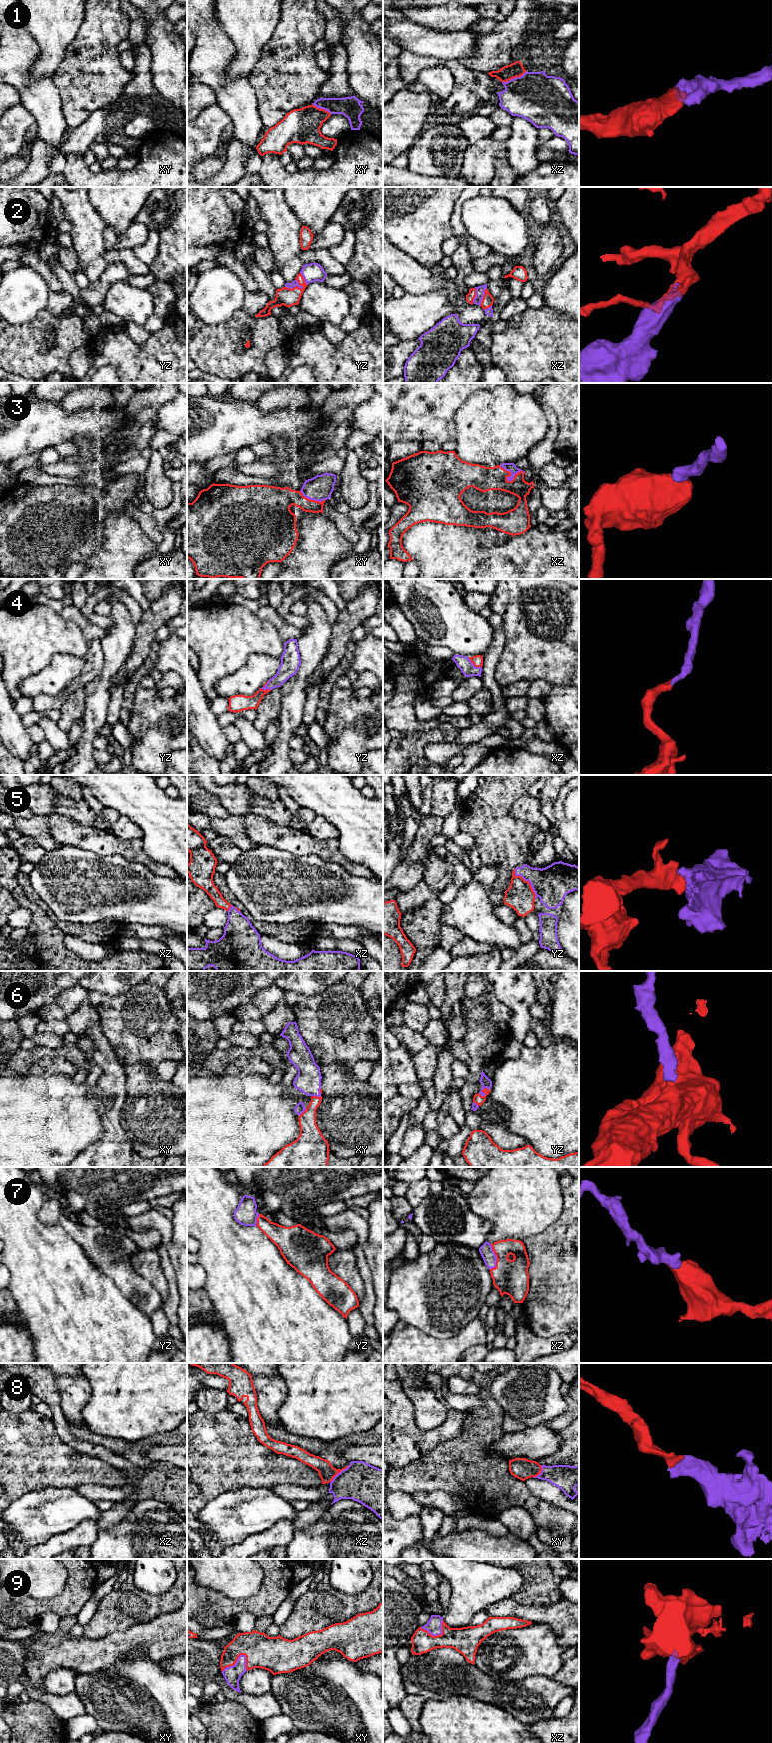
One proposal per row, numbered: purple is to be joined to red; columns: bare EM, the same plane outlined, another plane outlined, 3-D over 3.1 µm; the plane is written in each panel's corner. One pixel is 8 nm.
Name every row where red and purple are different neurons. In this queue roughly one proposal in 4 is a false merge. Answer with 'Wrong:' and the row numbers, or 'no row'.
Wrong: no row

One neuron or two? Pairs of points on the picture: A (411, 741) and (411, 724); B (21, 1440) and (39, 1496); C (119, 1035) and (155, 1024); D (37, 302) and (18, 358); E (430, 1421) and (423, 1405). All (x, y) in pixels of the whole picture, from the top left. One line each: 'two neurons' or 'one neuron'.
A: two neurons
B: two neurons
C: one neuron
D: two neurons
E: one neuron

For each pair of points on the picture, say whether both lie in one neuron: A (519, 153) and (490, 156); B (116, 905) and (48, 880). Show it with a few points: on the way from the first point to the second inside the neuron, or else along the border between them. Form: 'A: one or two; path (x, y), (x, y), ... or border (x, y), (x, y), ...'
A: two; border (505, 141), (507, 159)
B: one; path (99, 888), (83, 888), (70, 880), (65, 880)

